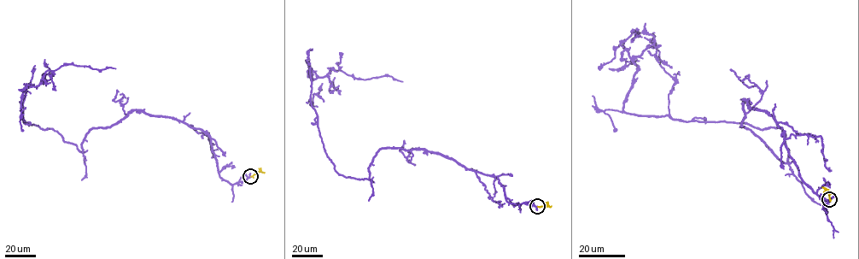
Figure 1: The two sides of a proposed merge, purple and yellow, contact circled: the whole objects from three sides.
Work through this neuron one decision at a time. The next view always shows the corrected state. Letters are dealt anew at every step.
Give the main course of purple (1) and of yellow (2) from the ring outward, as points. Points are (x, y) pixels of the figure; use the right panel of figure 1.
1: (829, 200), (745, 100), (741, 126), (787, 162), (780, 127), (626, 113), (638, 67), (623, 44), (641, 38)
2: (829, 199), (829, 192), (822, 187)

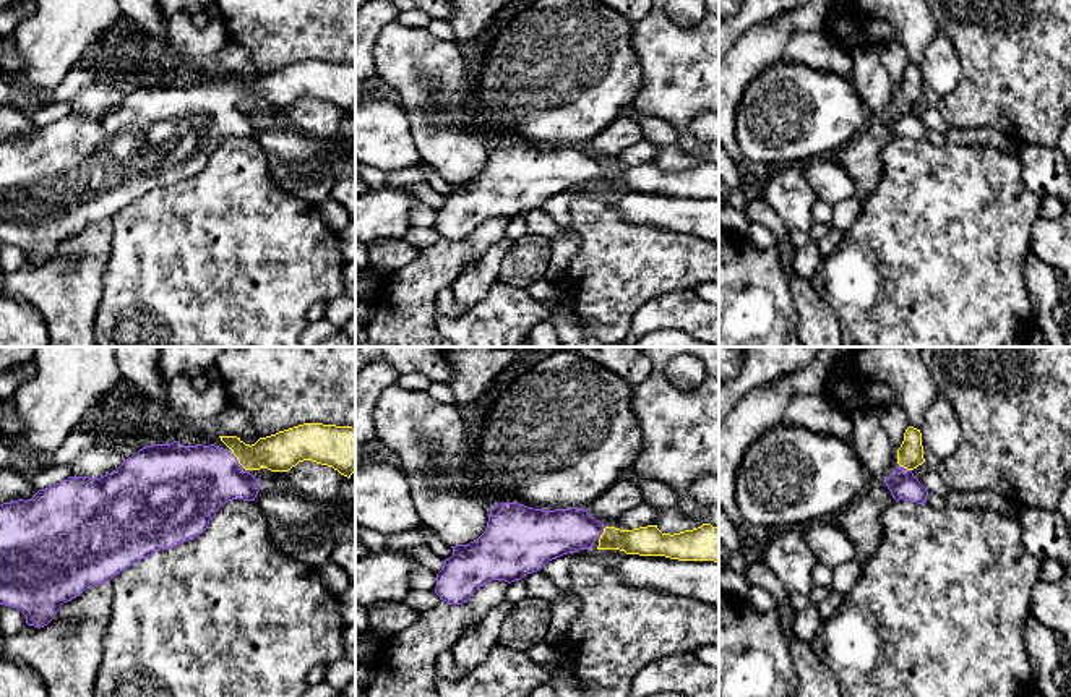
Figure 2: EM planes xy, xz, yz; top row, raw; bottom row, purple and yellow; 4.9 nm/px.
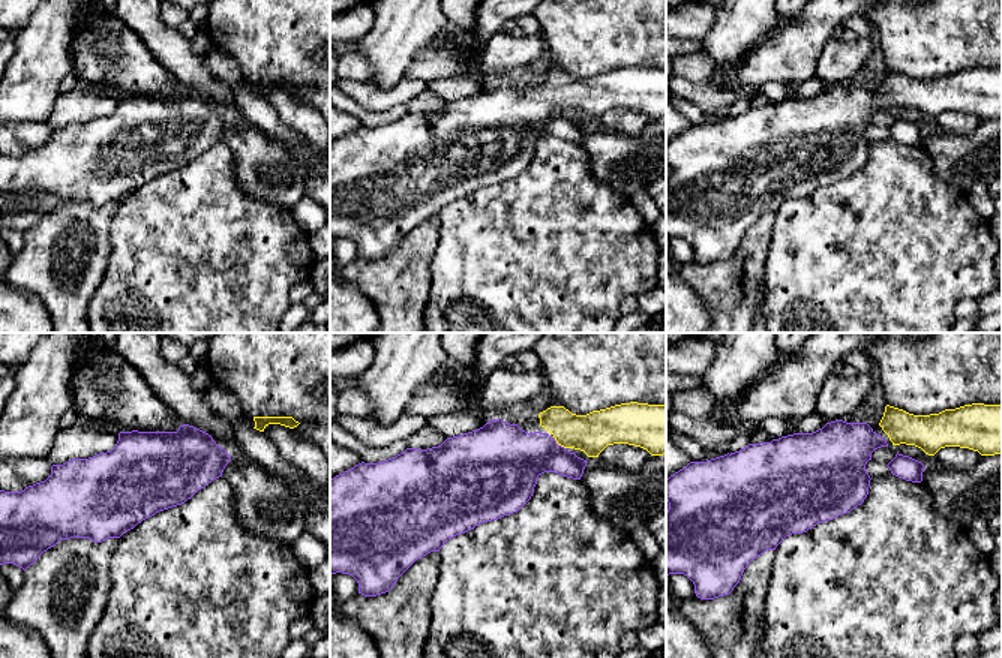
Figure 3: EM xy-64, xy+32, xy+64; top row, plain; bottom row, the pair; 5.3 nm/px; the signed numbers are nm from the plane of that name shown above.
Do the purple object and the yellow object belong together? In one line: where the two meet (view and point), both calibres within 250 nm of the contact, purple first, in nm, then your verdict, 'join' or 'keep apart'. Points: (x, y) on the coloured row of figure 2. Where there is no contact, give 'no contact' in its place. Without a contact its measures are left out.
xy (237, 462) | 360/190 nm | join

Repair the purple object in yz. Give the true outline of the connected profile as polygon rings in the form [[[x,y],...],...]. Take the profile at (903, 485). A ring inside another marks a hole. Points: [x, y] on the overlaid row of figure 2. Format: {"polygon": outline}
{"polygon": [[[909,426],[904,433],[901,447],[897,449],[899,467],[884,480],[896,501],[927,502],[928,491],[912,473],[912,470],[923,462],[922,433],[920,430]]]}

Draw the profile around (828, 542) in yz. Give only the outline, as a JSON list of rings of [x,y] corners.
[[[829,519],[803,527],[803,537],[816,561],[829,569],[855,558],[854,541],[841,525]]]

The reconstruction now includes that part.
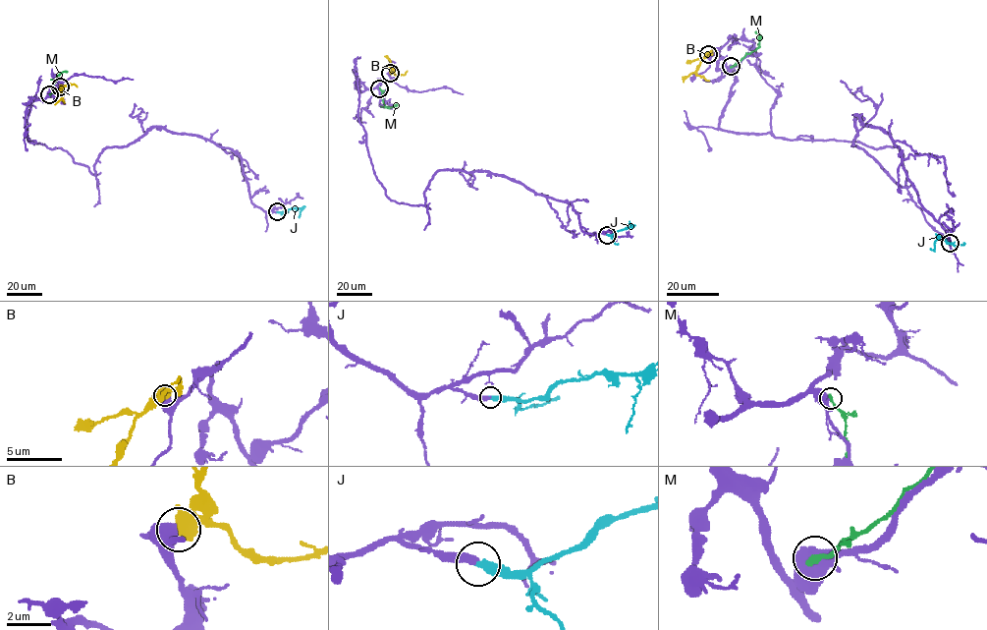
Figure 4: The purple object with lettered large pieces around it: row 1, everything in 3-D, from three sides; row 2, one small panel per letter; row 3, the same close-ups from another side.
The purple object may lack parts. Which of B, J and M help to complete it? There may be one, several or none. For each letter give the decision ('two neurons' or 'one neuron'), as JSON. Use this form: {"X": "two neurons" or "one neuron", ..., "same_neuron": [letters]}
{"B": "two neurons", "J": "one neuron", "M": "two neurons", "same_neuron": ["J"]}

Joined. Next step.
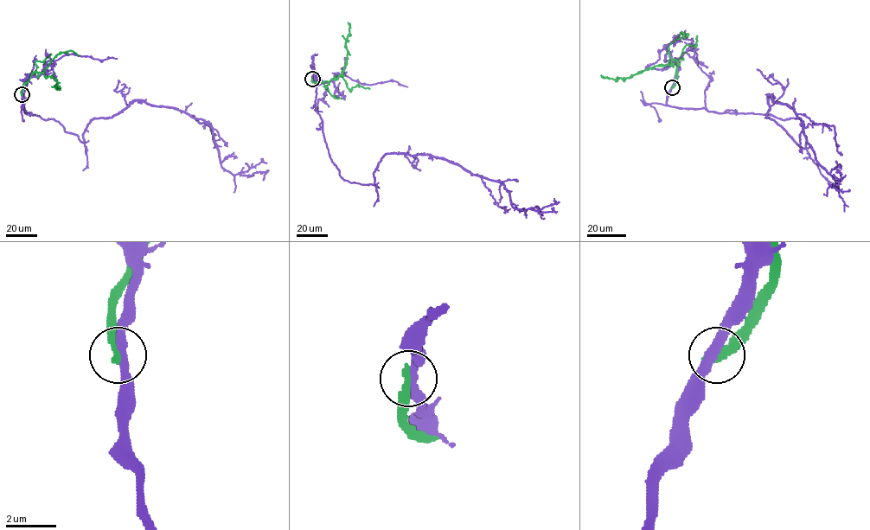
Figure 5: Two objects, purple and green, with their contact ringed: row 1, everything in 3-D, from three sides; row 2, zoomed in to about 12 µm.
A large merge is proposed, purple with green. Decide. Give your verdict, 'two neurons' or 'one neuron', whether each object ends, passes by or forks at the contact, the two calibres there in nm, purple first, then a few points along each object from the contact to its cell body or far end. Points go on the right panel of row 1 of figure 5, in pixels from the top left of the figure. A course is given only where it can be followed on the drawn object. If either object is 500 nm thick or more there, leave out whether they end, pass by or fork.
two neurons; purple passes by; green ends; calibres 340 and 360 nm; course purple (672, 87), (670, 106), (799, 118), (805, 148), (766, 117), (768, 95), (791, 107), (837, 182), (823, 194); course green (672, 87), (676, 80), (675, 59), (671, 60), (673, 66), (655, 66), (623, 79), (612, 79), (601, 74)

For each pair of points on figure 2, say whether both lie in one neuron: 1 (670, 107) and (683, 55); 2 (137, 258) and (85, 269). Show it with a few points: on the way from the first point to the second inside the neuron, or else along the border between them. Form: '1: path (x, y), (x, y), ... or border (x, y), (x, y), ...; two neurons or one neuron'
1: path (675, 94), (683, 68); one neuron
2: border (114, 227), (104, 276), (104, 295), (99, 302); two neurons

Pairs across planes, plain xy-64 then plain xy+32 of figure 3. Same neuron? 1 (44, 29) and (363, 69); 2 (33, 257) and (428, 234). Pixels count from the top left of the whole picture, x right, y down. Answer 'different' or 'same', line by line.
1: different
2: same

